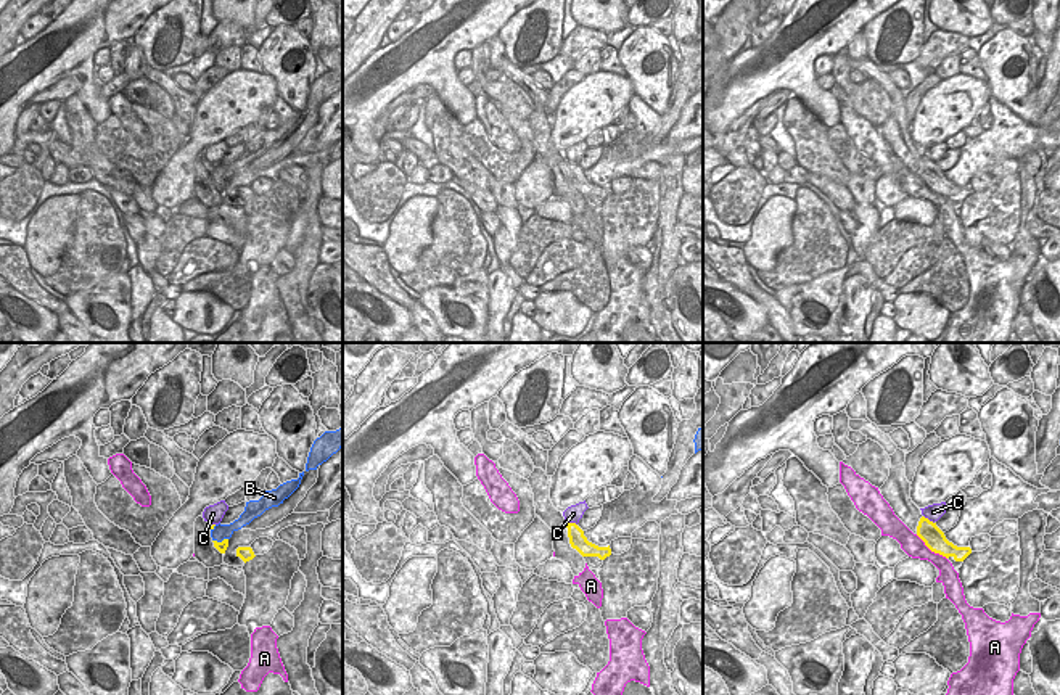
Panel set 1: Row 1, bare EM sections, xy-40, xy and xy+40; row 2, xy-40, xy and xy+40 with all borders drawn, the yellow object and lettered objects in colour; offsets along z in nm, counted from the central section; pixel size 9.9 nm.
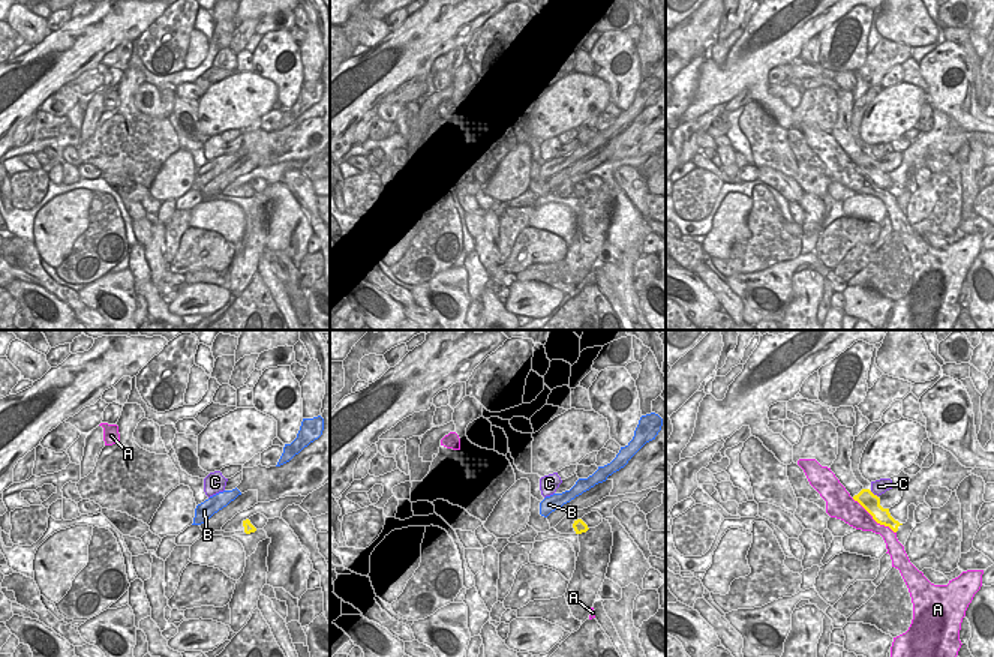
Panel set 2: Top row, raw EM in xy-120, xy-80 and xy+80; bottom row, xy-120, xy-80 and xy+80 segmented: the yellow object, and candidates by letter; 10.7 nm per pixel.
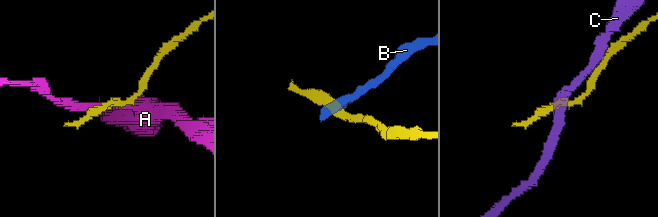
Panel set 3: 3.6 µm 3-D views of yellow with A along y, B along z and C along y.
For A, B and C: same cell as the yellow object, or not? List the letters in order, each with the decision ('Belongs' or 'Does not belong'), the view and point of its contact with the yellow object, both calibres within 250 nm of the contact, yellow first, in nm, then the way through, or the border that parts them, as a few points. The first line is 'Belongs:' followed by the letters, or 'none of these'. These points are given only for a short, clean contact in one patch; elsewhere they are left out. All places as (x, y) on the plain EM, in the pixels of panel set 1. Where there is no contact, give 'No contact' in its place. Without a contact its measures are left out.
Belongs: none of these
A: Does not belong. Touches yellow at xy+40 (932, 190). Thickness 220 nm (yellow) against 200 nm
B: Does not belong. Touches yellow at xy-40 (219, 182). Thickness 100 nm (yellow) against 160 nm. Boundary: xy-40 (227, 177), (213, 180)
C: Does not belong. Touches yellow at xy+40 (927, 158). Thickness 220 nm (yellow) against 160 nm. Boundary: xy+40 (924, 155), (933, 163)

